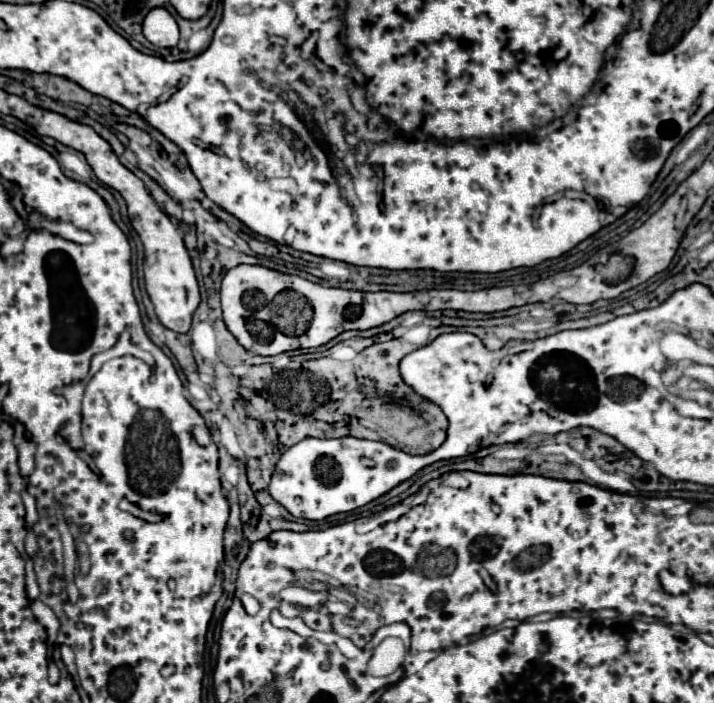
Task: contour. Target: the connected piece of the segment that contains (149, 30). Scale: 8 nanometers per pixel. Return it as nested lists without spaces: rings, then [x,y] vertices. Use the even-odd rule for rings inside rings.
[[[163,8],[163,10],[151,10],[143,22],[143,34],[145,38],[161,48],[173,48],[179,42],[179,28],[175,18]]]

